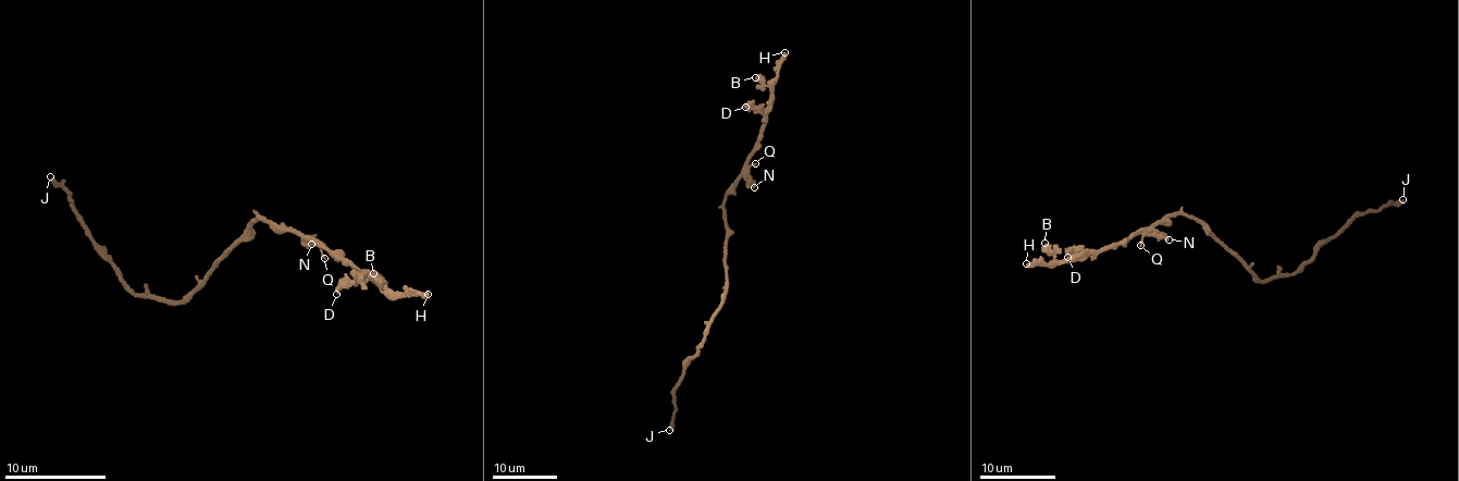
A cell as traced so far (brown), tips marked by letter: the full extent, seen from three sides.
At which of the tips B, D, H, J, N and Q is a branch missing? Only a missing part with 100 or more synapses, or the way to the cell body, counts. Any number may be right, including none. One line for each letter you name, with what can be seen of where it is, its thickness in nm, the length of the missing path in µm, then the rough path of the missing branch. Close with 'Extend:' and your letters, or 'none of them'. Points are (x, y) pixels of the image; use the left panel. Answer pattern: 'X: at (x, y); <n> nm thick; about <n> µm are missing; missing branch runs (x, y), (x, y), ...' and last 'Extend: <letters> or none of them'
H: at (428, 294); 400 nm thick; about 25 µm are missing
Extend: H

